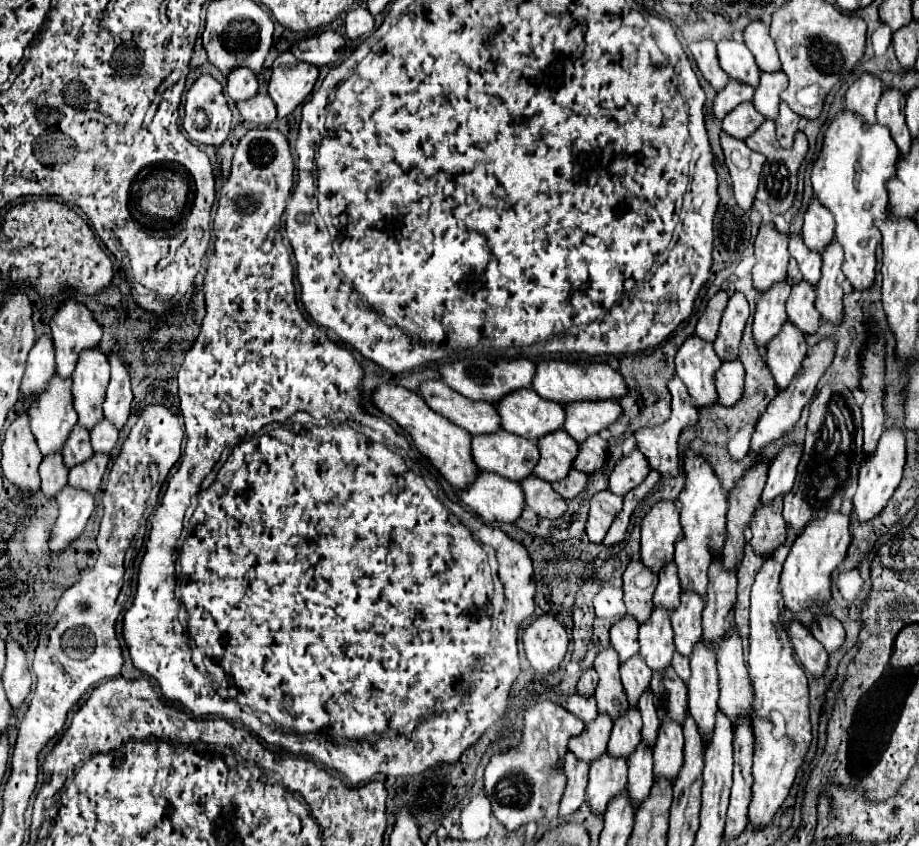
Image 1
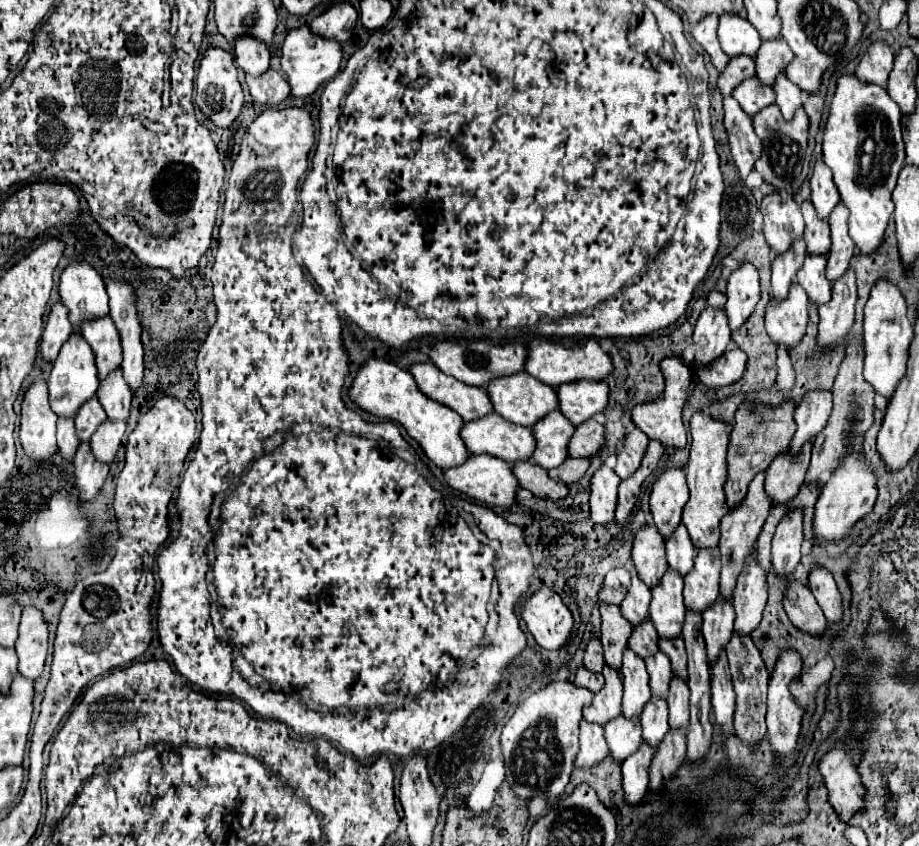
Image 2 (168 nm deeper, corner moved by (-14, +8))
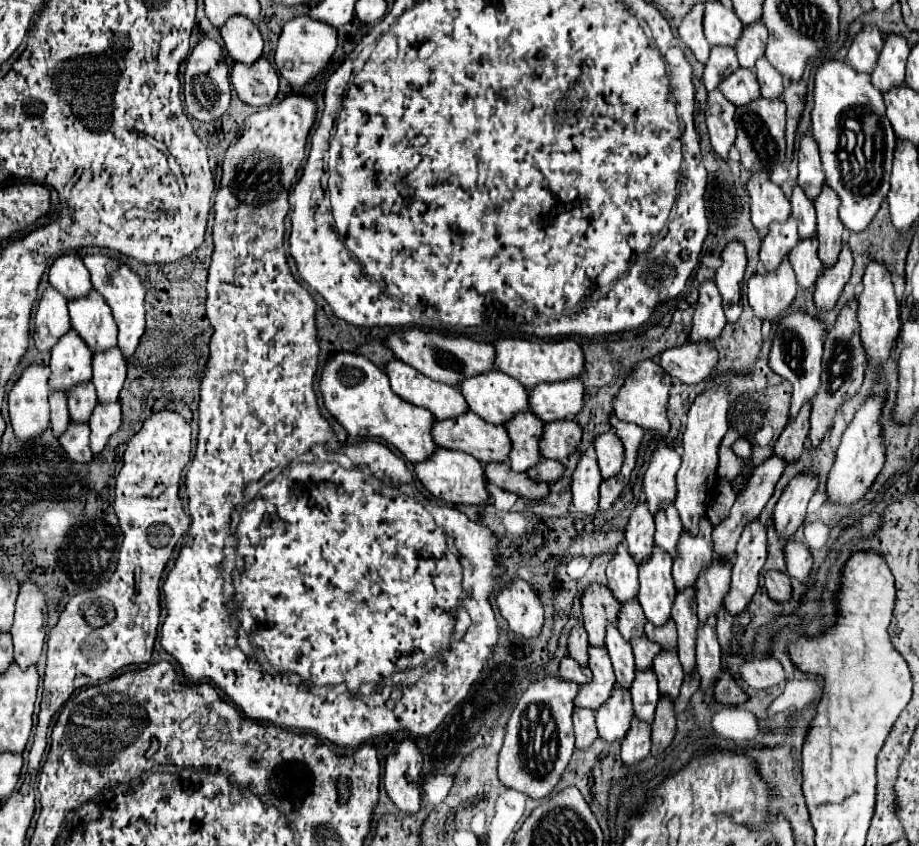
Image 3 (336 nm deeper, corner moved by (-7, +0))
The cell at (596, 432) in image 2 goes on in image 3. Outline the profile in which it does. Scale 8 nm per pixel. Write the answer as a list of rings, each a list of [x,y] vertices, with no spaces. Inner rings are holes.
[[[557,420],[545,424],[545,432],[541,438],[541,454],[551,460],[565,460],[571,452],[575,452],[581,444],[583,430],[575,420]]]

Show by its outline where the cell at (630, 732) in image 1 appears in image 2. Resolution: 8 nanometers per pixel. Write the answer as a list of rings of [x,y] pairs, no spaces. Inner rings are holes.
[[[630,648],[624,650],[622,658],[622,678],[624,678],[624,698],[622,698],[622,714],[636,716],[642,712],[644,704],[652,696],[648,686],[648,672],[644,660],[636,656]]]

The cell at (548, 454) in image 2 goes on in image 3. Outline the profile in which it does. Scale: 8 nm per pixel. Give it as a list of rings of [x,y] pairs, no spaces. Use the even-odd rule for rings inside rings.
[[[521,412],[505,424],[513,442],[509,454],[509,466],[517,472],[527,472],[541,460],[541,430],[543,422],[533,412]]]

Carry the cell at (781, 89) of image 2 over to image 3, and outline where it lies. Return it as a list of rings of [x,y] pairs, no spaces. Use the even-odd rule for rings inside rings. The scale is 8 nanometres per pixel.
[[[759,58],[757,60],[757,66],[755,66],[755,74],[757,74],[757,80],[761,84],[761,96],[763,98],[781,98],[783,96],[783,78],[781,74],[767,62],[767,58]]]

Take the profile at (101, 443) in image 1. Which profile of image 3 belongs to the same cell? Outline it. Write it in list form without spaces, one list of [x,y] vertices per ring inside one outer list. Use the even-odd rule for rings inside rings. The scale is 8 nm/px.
[[[119,348],[97,352],[93,356],[93,386],[101,404],[119,400],[119,392],[125,382],[125,360]]]

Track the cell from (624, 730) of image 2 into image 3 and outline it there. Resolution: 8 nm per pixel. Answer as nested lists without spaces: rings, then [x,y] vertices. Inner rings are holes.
[[[615,686],[609,702],[605,702],[597,712],[597,730],[599,736],[611,744],[621,742],[625,734],[629,732],[631,720],[633,720],[633,706],[631,706],[631,694],[627,690],[621,690]]]

